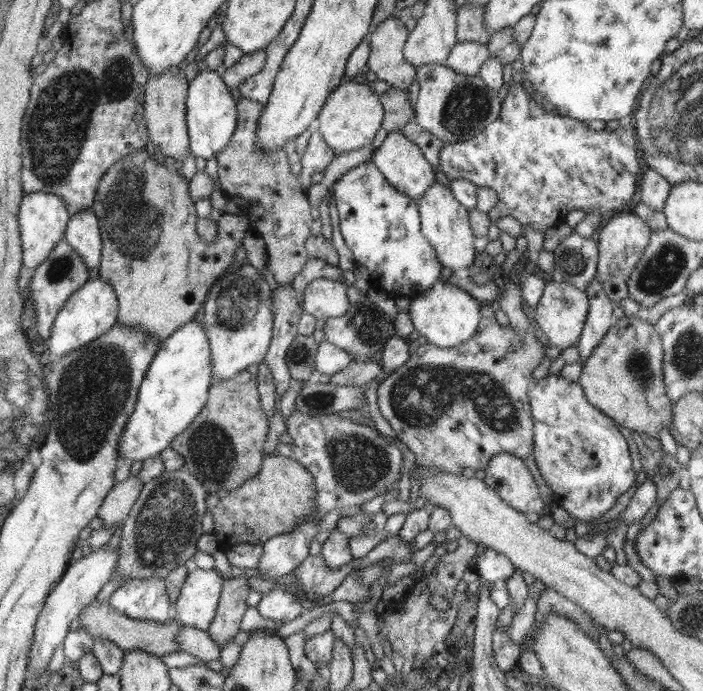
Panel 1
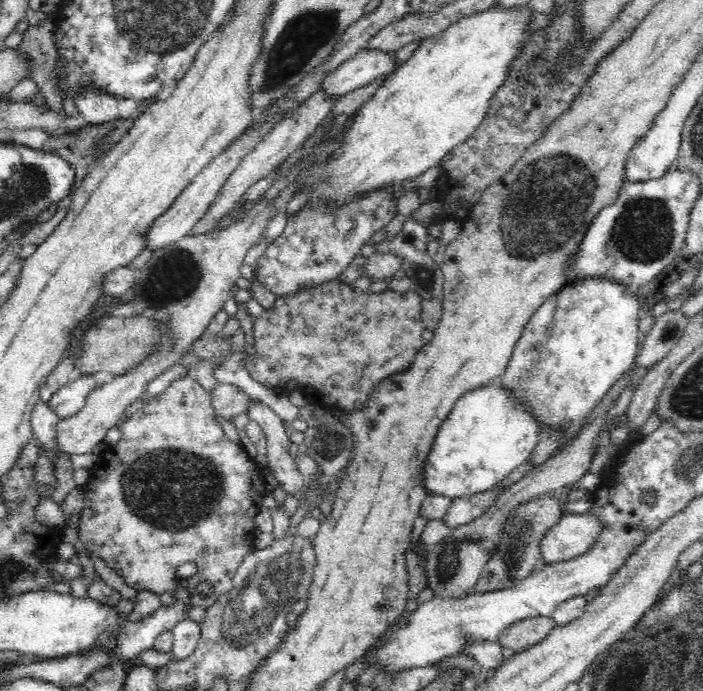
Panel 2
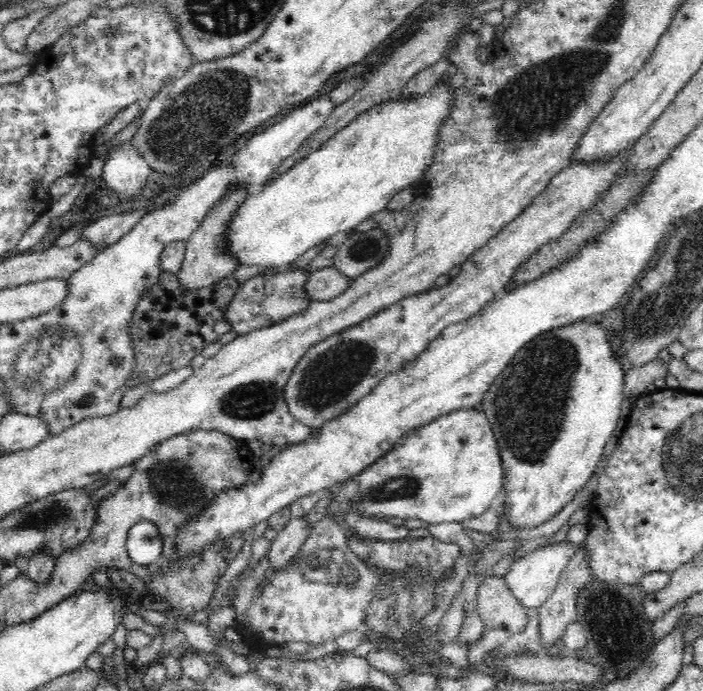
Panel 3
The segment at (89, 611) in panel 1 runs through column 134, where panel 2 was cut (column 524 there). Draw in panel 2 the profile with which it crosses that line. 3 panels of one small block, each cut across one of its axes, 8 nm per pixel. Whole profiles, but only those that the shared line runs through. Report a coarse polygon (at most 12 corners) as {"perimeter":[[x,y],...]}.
{"perimeter":[[528,617],[506,628],[498,641],[517,653],[542,642],[552,617]]}

